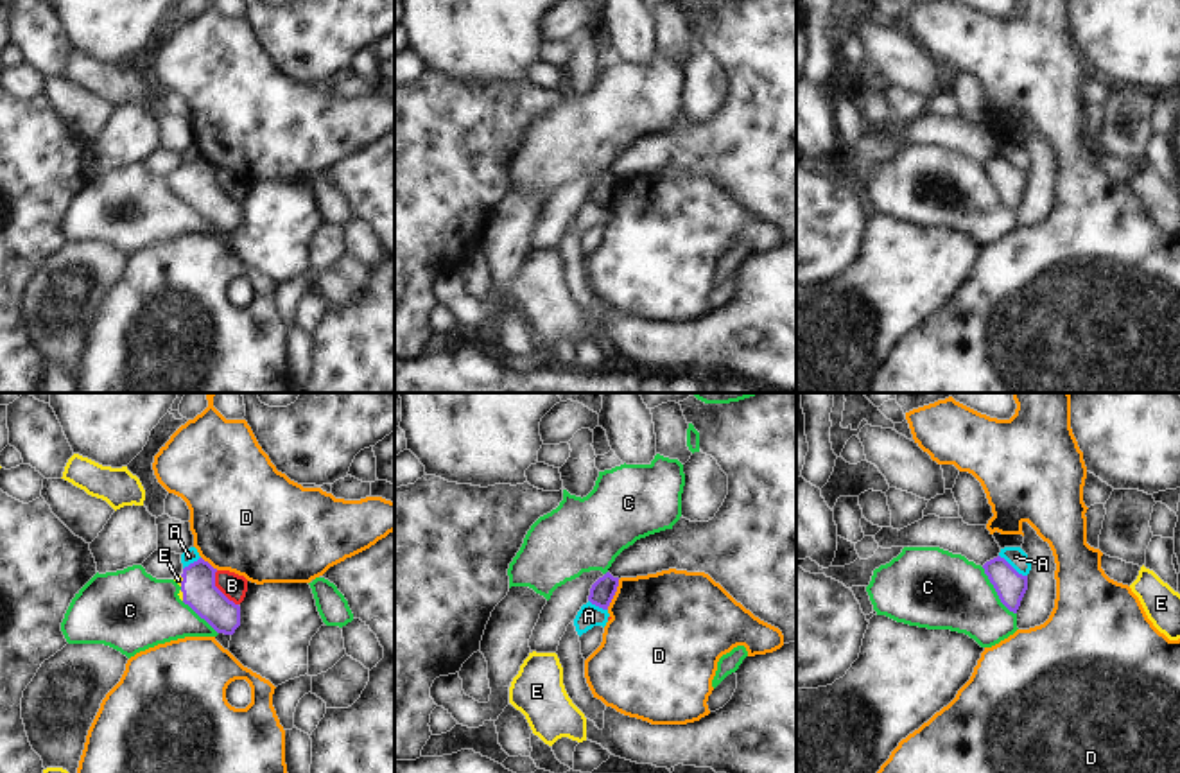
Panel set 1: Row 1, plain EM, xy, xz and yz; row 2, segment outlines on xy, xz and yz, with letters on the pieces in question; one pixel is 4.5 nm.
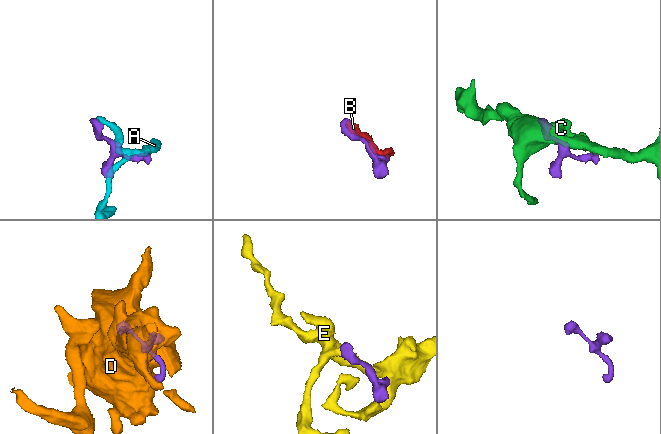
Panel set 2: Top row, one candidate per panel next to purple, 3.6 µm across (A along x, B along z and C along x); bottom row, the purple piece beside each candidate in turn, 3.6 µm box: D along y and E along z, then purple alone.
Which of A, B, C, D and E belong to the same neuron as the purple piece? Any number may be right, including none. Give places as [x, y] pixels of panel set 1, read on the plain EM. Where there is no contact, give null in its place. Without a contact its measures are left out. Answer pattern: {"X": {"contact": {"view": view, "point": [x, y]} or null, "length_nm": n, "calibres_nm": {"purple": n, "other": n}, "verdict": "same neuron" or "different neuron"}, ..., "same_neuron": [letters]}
{"A": {"contact": {"view": "yz", "point": [1012, 165]}, "length_nm": 160, "calibres_nm": {"purple": 140, "other": 90}, "verdict": "different neuron"}, "B": {"contact": {"view": "xy", "point": [217, 187]}, "length_nm": 190, "calibres_nm": {"purple": 160, "other": 110}, "verdict": "different neuron"}, "C": {"contact": {"view": "yz", "point": [996, 189]}, "length_nm": 260, "calibres_nm": {"purple": 140, "other": 360}, "verdict": "different neuron"}, "D": {"contact": {"view": "xz", "point": [614, 192]}, "length_nm": 150, "calibres_nm": {"purple": 110, "other": 460}, "verdict": "different neuron"}, "E": {"contact": {"view": "xy", "point": [182, 180]}, "length_nm": 50, "calibres_nm": {"purple": 160, "other": 20}, "verdict": "same neuron"}, "same_neuron": ["E"]}

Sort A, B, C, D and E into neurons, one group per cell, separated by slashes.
A B / C / D / E

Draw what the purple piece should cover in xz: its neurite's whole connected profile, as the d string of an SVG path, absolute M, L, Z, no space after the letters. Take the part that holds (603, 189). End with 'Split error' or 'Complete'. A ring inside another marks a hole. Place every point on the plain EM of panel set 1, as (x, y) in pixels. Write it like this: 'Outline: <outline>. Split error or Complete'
Outline: M606 170L592 183L588 199L603 208L608 208L617 190L617 185L619 185L619 176L613 176L610 170Z. Complete.

